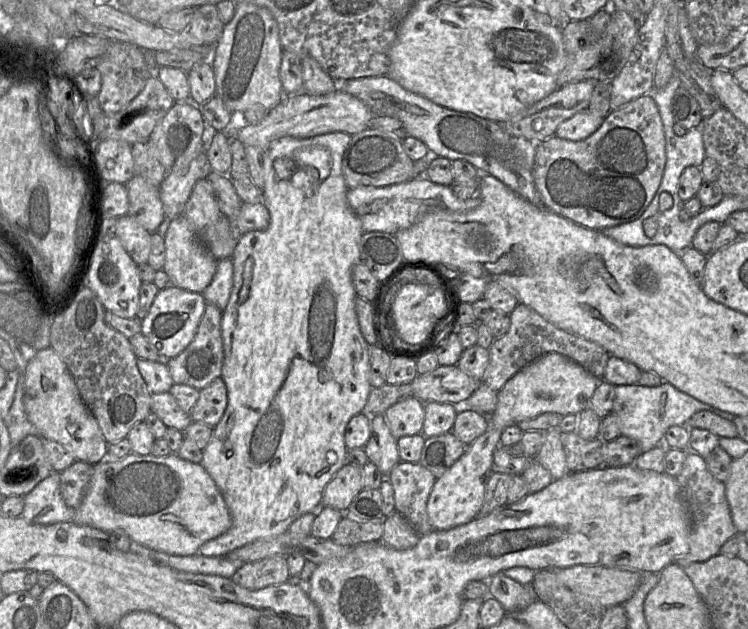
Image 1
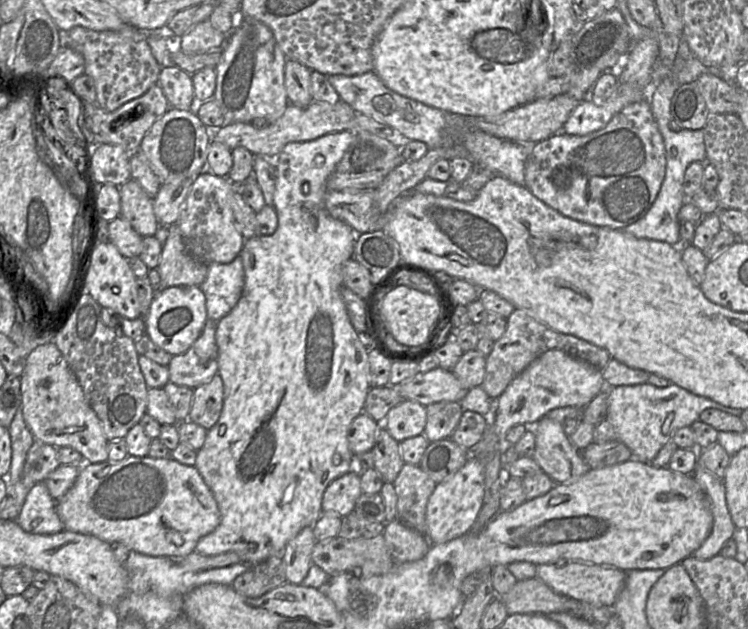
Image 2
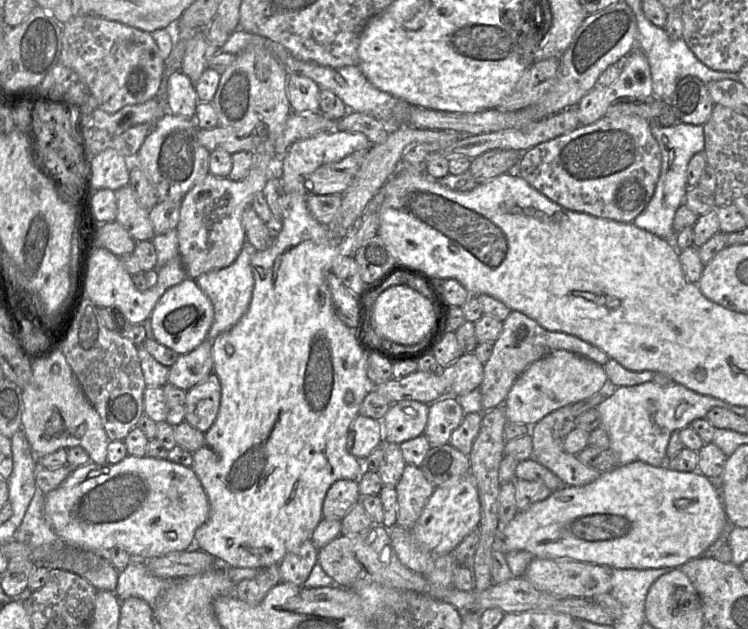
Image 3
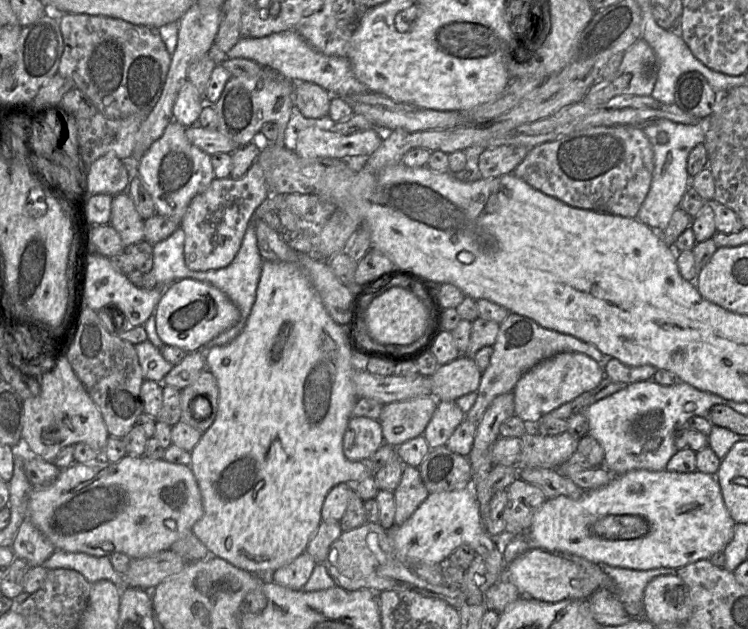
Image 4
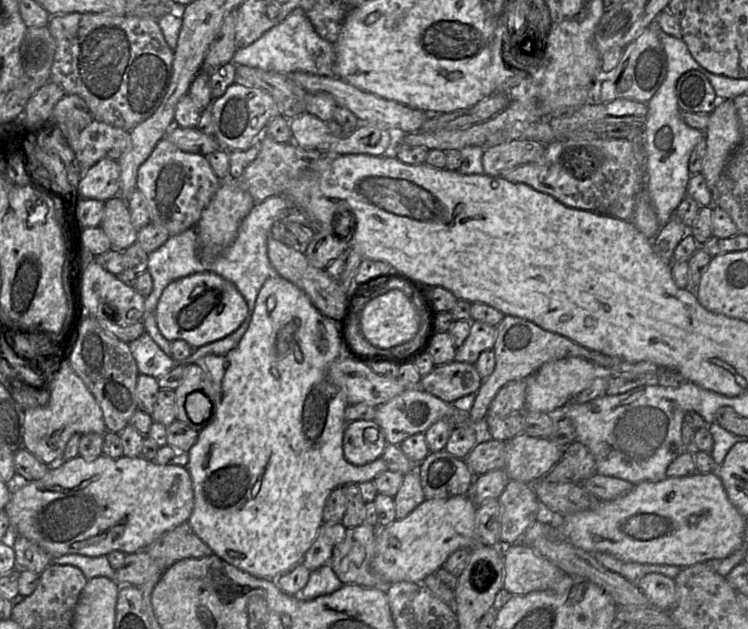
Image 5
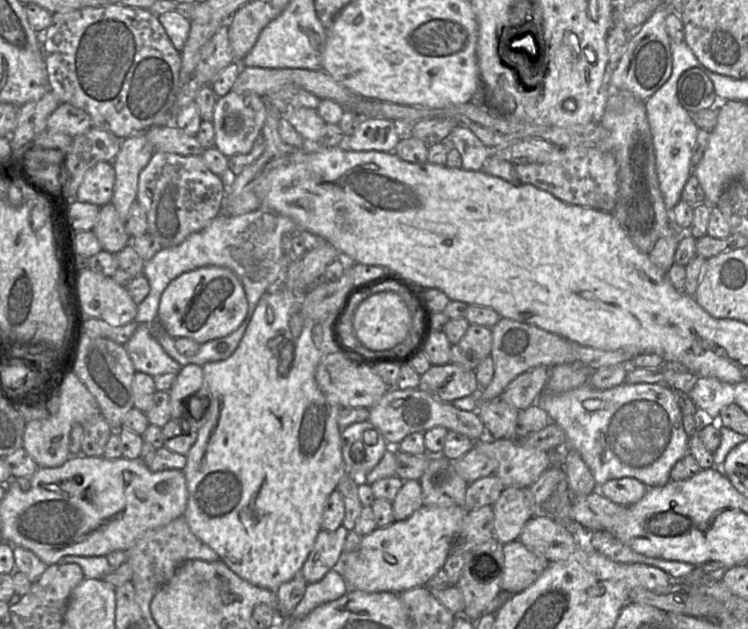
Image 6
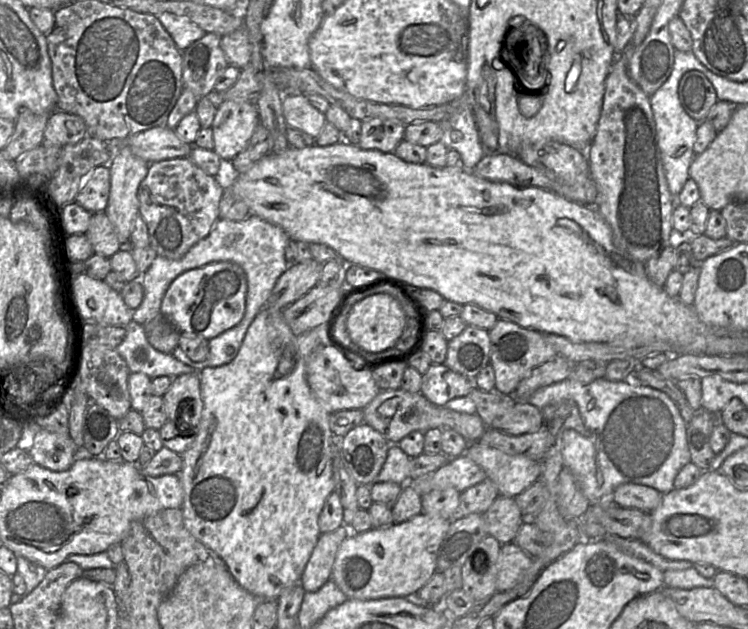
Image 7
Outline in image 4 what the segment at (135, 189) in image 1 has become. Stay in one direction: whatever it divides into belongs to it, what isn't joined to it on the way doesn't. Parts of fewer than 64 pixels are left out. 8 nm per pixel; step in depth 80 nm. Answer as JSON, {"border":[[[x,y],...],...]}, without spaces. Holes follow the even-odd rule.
{"border":[[[127,192],[113,196],[110,225],[119,233],[126,247],[144,240],[144,220]]]}

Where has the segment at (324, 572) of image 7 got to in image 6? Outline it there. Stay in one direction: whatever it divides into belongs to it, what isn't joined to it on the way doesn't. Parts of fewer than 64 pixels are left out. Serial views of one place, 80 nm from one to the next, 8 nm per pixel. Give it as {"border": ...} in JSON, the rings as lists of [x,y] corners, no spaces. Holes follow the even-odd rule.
{"border":[[[342,525],[335,531],[324,529],[319,531],[313,549],[301,569],[301,574],[307,583],[319,582],[334,569],[348,532]]]}

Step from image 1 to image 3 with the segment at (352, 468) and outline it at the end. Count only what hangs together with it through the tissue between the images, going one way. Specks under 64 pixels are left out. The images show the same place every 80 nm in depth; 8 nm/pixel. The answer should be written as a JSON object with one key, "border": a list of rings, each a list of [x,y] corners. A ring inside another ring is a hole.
{"border":[[[358,480],[335,481],[328,489],[323,502],[323,518],[341,521],[360,499]]]}

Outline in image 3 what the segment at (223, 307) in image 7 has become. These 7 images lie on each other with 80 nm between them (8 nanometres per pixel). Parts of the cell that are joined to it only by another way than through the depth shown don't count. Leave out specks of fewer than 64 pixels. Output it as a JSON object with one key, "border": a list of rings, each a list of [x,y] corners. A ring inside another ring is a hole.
{"border":[[[191,278],[169,288],[150,315],[153,338],[179,355],[190,353],[207,339],[213,320],[214,309],[210,299]]]}

